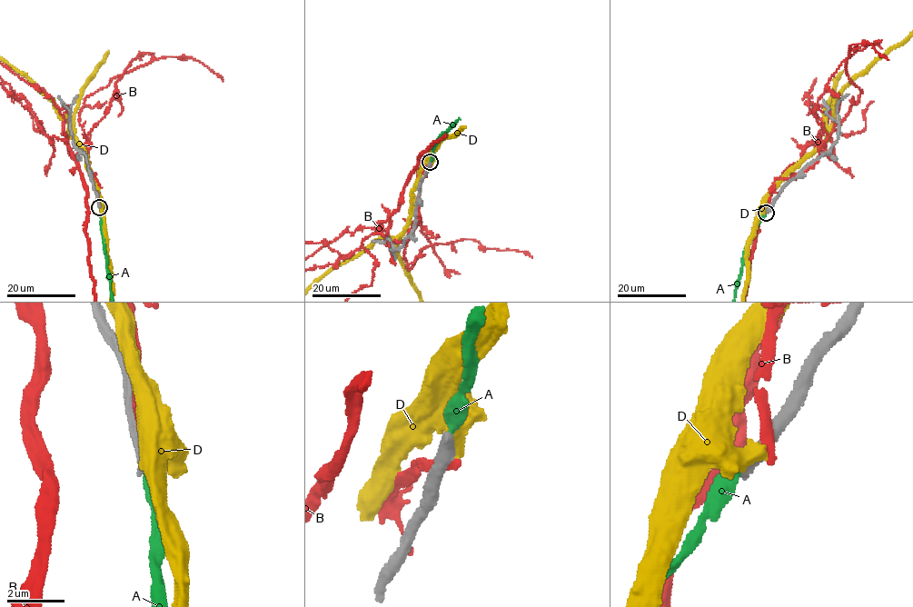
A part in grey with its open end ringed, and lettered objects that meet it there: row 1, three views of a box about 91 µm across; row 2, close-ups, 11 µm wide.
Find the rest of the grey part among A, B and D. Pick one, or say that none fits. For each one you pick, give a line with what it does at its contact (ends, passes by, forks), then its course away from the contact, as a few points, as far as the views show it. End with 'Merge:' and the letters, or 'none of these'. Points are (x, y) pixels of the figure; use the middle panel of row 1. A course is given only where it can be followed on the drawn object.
Merge: none of these

